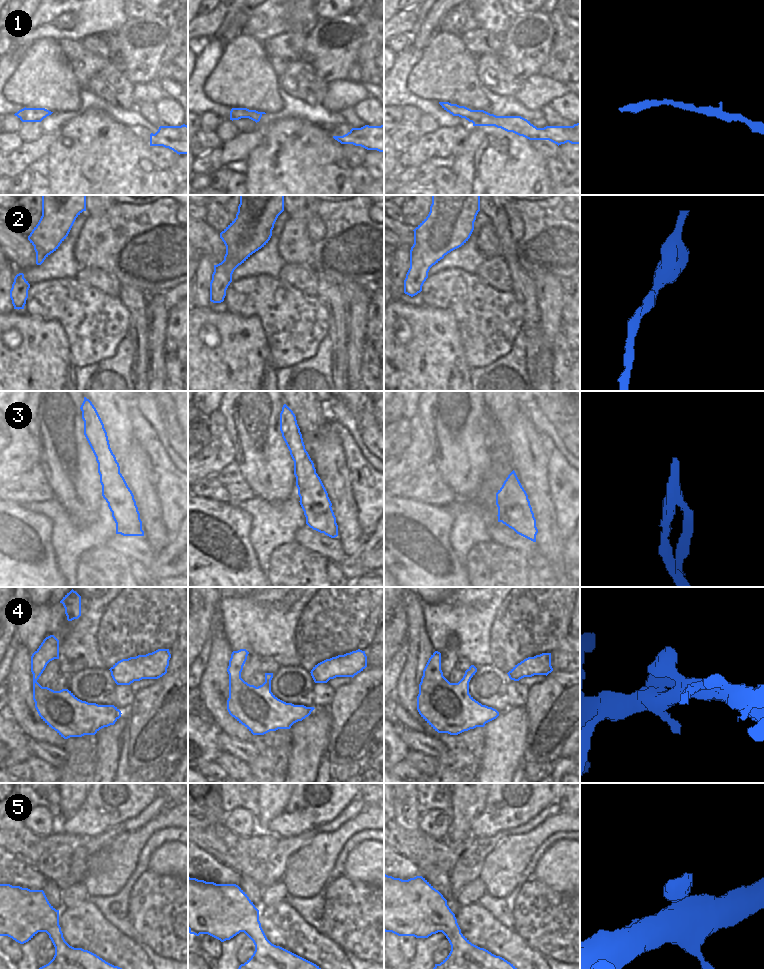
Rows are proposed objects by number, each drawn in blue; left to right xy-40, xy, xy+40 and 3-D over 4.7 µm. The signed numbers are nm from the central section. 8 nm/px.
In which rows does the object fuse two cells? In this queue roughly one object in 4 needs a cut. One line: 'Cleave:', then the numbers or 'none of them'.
Cleave: 3

